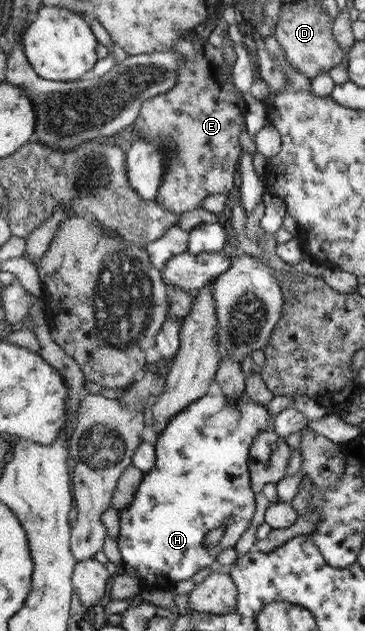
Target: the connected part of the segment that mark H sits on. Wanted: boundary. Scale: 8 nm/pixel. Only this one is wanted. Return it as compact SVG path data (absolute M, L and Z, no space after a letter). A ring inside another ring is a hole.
M244 392L242 397L238 397L236 401L230 401L230 398L223 397L223 395L219 397L216 395L213 397L212 395L206 395L194 401L190 406L186 406L181 412L176 413L174 419L169 421L166 429L157 437L155 444L153 444L156 454L155 466L144 474L143 481L136 488L131 504L119 511L120 534L116 539L121 553L121 561L126 565L130 565L136 571L136 575L139 577L138 580L142 583L143 587L161 588L166 585L173 586L180 581L191 579L201 569L211 567L210 565L217 560L217 555L220 555L224 549L235 547L238 539L248 531L246 527L250 527L250 521L252 521L254 511L256 511L255 491L252 488L252 478L249 473L249 449L253 447L254 440L263 432L266 432L270 417L272 416L268 414L268 407L250 400L246 392ZM222 525L226 528L220 543L212 548L204 548L202 542L204 542L206 535L213 529L216 529L216 527L222 527Z

